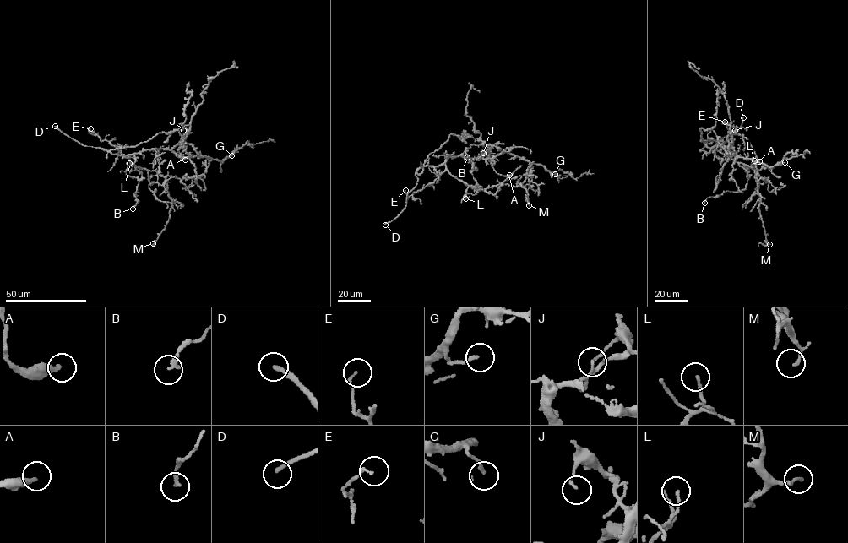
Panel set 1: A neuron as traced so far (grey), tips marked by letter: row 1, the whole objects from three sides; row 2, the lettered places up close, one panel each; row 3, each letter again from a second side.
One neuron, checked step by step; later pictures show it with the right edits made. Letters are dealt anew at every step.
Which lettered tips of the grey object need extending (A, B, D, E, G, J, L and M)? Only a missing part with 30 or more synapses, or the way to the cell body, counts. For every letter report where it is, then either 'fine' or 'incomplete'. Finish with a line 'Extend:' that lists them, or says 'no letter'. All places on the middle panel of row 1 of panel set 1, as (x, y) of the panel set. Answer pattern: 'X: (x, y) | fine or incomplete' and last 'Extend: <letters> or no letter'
A: (509, 175) | fine
B: (467, 157) | fine
D: (385, 225) | incomplete
E: (405, 190) | fine
G: (555, 174) | fine
J: (483, 153) | fine
L: (465, 198) | fine
M: (529, 205) | fine
Extend: D

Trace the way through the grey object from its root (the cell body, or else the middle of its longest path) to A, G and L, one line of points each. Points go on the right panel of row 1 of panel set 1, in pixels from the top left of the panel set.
A: (713, 149), (720, 146), (732, 148), (731, 133), (733, 132), (748, 140), (759, 161)
G: (713, 149), (720, 146), (732, 148), (736, 157), (751, 159), (769, 166), (785, 162)
L: (713, 149), (747, 169), (754, 160)

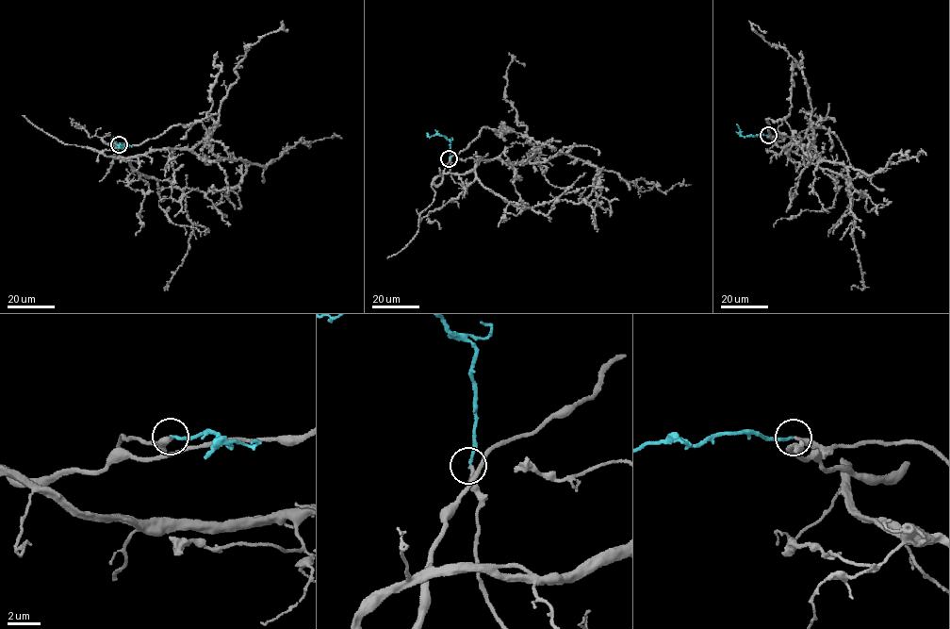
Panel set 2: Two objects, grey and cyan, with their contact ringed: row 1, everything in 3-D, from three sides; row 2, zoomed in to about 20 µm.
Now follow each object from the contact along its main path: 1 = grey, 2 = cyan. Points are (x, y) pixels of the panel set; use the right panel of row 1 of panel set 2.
1: (768, 135), (799, 146), (788, 150), (813, 147), (819, 160), (867, 174), (898, 153), (926, 155)
2: (768, 135), (741, 136), (736, 124)

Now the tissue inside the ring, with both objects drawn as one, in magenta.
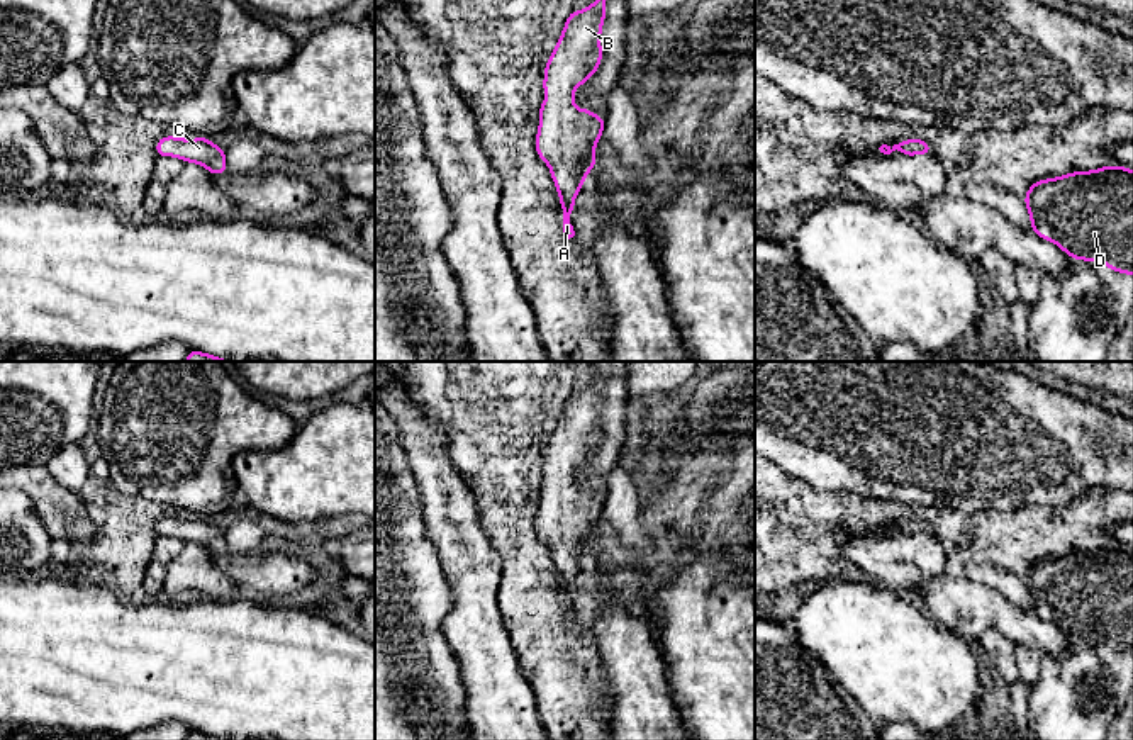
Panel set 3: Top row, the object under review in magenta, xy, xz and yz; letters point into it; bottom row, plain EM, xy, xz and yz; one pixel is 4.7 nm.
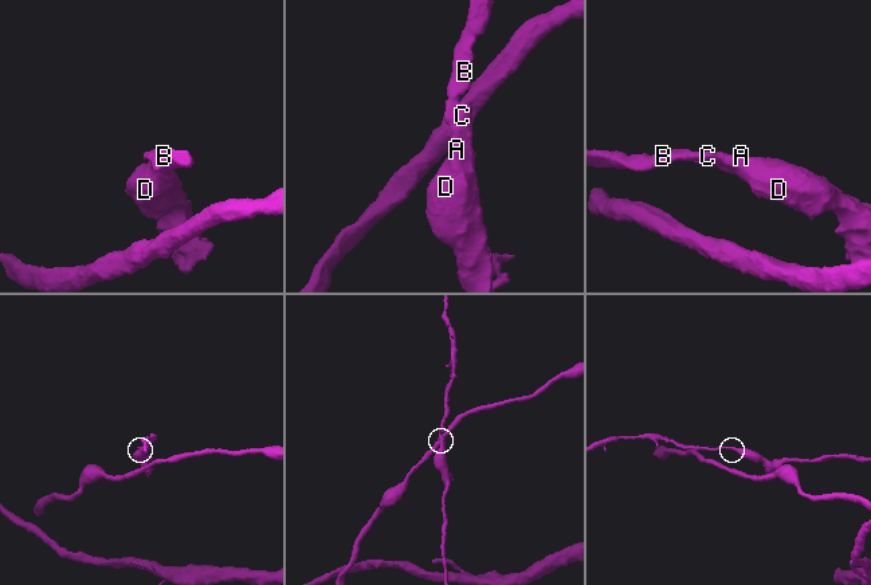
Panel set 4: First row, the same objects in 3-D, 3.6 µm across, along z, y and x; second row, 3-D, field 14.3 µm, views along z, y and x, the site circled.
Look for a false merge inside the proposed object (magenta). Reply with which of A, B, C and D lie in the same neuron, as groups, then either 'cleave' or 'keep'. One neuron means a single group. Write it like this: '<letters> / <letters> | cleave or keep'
A B C D | keep

